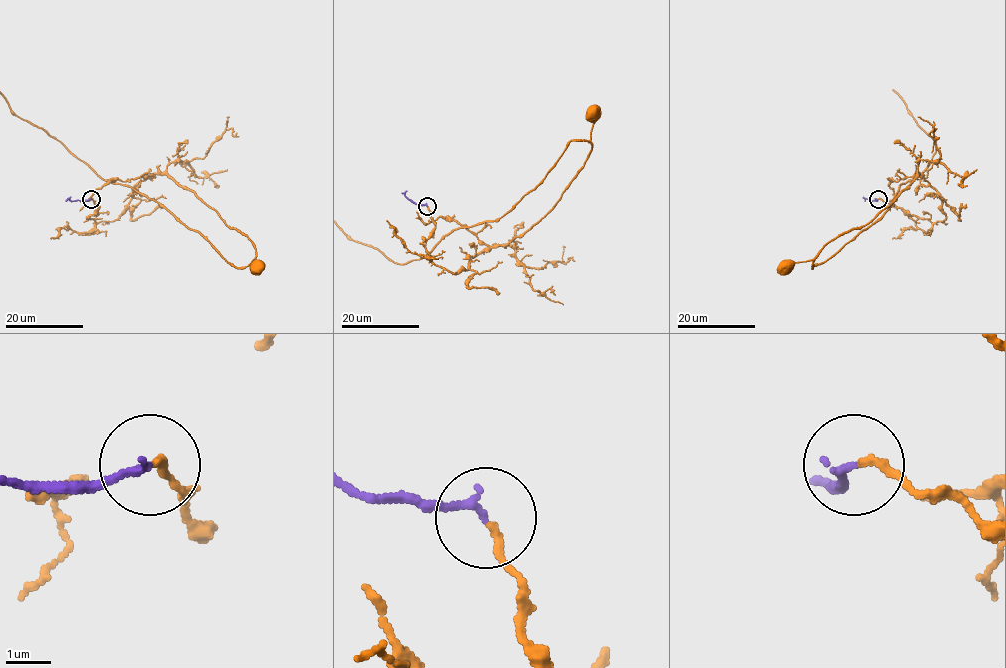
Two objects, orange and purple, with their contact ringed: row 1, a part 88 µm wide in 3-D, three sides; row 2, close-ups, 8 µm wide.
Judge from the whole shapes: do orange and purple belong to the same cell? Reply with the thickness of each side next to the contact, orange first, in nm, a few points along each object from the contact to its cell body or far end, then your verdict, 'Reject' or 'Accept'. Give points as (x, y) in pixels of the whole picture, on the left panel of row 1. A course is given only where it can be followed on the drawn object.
Thickness 160 nm (orange) against 170 nm. Course of orange: (91, 198), (99, 207), (89, 218), (112, 221), (139, 182), (168, 174), (247, 236), (257, 266). Course of purple: (91, 198), (76, 200), (69, 198), (70, 196). Accept

